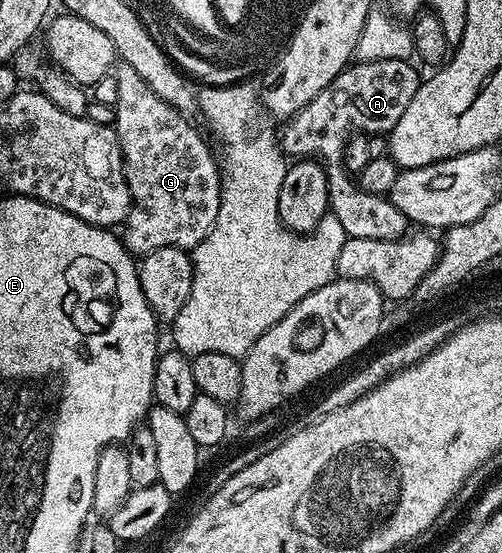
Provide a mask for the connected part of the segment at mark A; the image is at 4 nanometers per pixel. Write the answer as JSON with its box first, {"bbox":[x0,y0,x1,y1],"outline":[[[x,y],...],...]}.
{"bbox":[277,59,421,241],"outline":[[[381,59],[379,61],[360,61],[347,66],[313,103],[301,107],[301,111],[294,113],[292,117],[286,118],[287,125],[278,134],[277,140],[283,152],[291,159],[318,159],[323,168],[327,171],[327,195],[329,198],[330,212],[337,219],[341,219],[341,227],[345,227],[348,237],[357,239],[385,239],[395,241],[399,237],[406,237],[409,233],[409,222],[397,207],[386,196],[378,197],[372,193],[366,193],[358,183],[353,180],[352,174],[347,172],[343,165],[343,156],[347,141],[352,133],[365,134],[390,134],[393,127],[397,127],[397,119],[401,119],[401,114],[405,112],[405,107],[409,107],[413,95],[417,95],[421,84],[421,76],[414,69],[410,60],[398,61],[395,59]]]}

